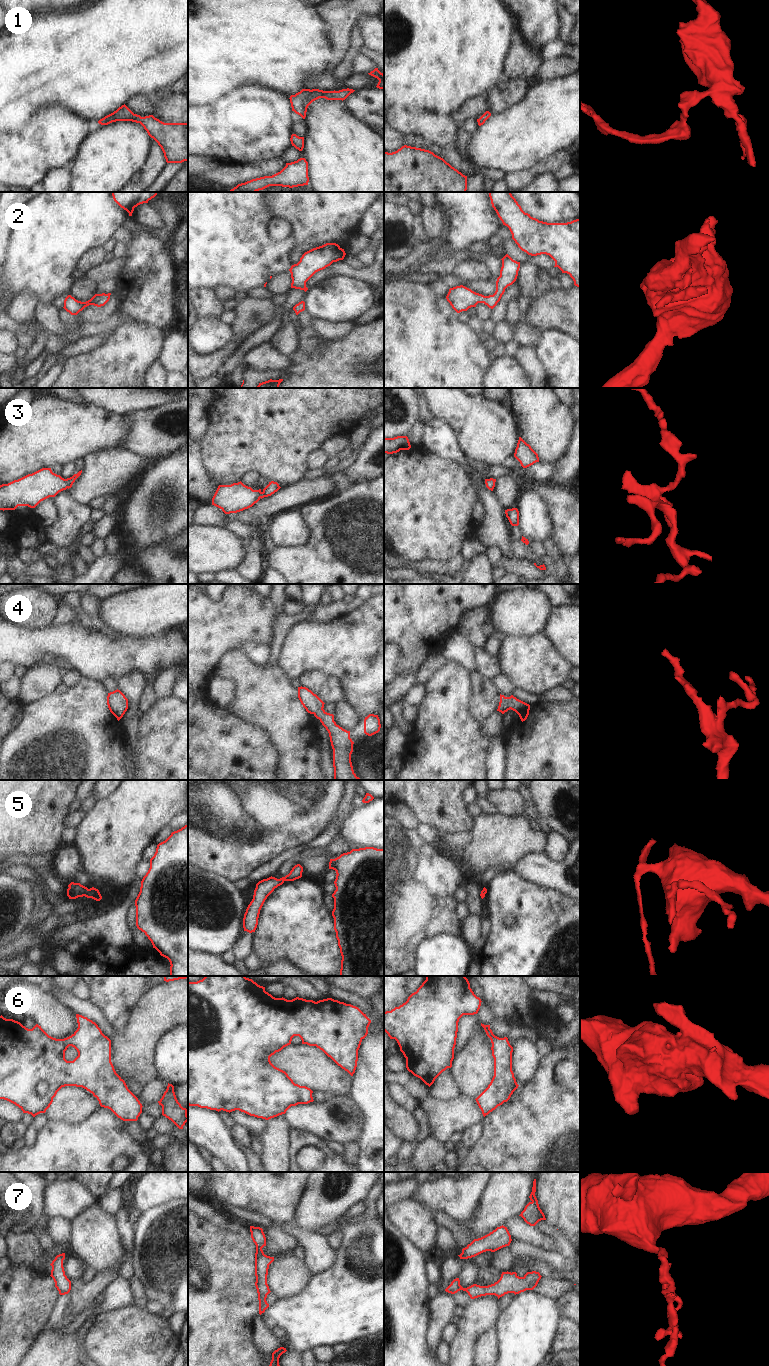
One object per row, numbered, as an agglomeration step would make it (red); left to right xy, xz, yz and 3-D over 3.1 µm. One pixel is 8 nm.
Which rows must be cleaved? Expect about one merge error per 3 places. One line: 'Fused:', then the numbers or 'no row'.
Fused: no row

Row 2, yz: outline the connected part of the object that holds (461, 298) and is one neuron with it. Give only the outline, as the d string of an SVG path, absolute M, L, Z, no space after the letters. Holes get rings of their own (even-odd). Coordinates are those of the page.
M508 254L501 260L500 276L497 278L496 291L493 295L484 296L463 285L449 289L446 299L457 313L476 307L478 303L484 303L491 309L497 305L505 289L516 281L520 268L520 262L513 260Z

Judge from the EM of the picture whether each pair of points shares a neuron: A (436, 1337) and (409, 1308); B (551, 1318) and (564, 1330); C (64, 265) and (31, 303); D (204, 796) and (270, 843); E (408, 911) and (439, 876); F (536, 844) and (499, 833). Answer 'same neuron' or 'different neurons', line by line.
A: different neurons
B: different neurons
C: different neurons
D: same neuron
E: same neuron
F: same neuron

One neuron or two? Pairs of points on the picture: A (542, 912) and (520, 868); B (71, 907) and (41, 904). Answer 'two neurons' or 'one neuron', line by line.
A: two neurons
B: two neurons

